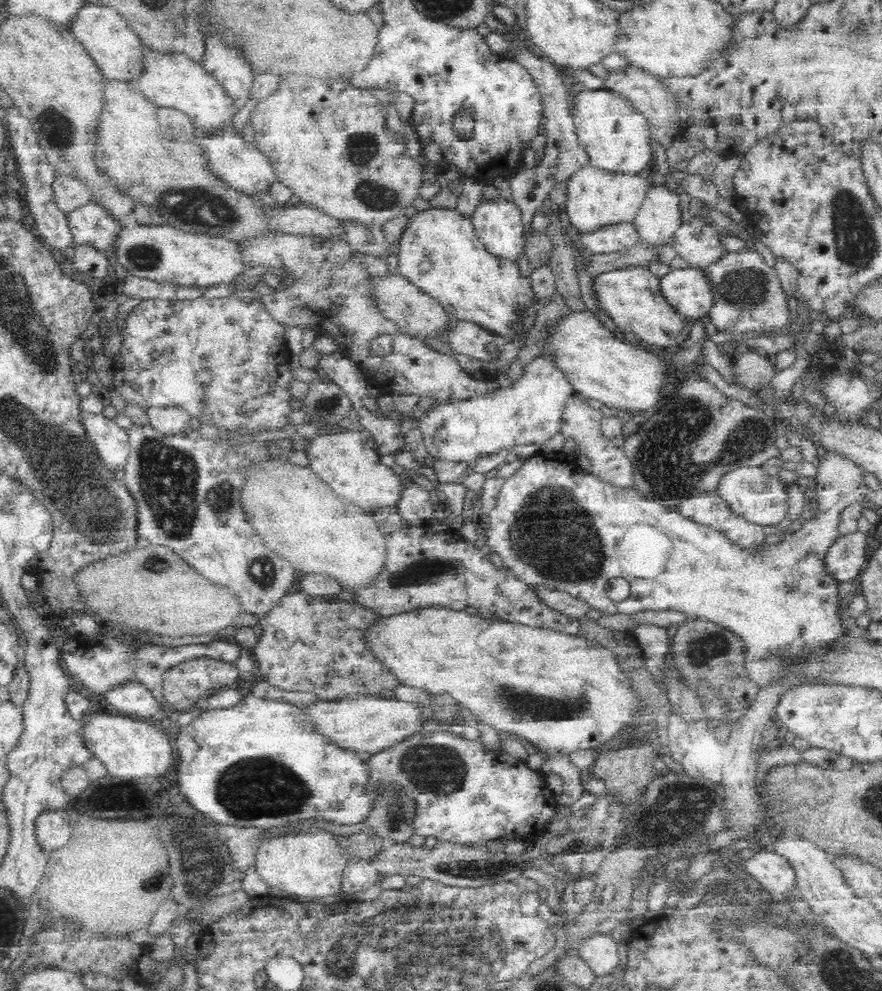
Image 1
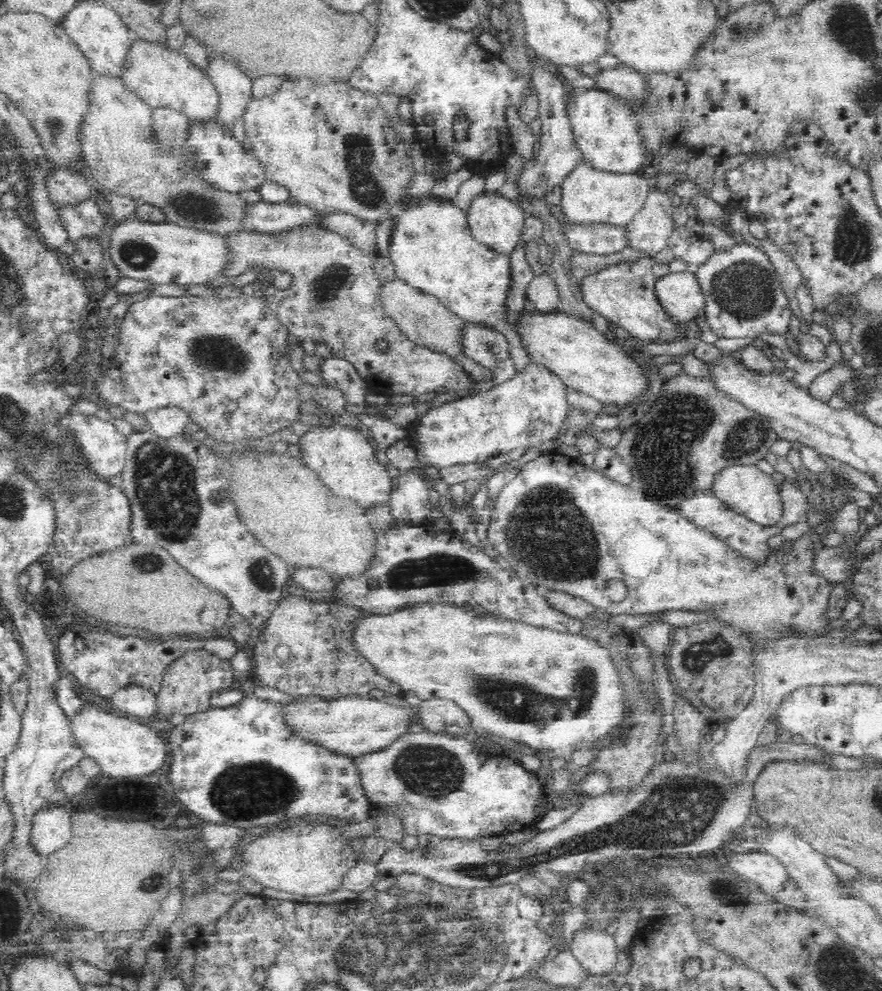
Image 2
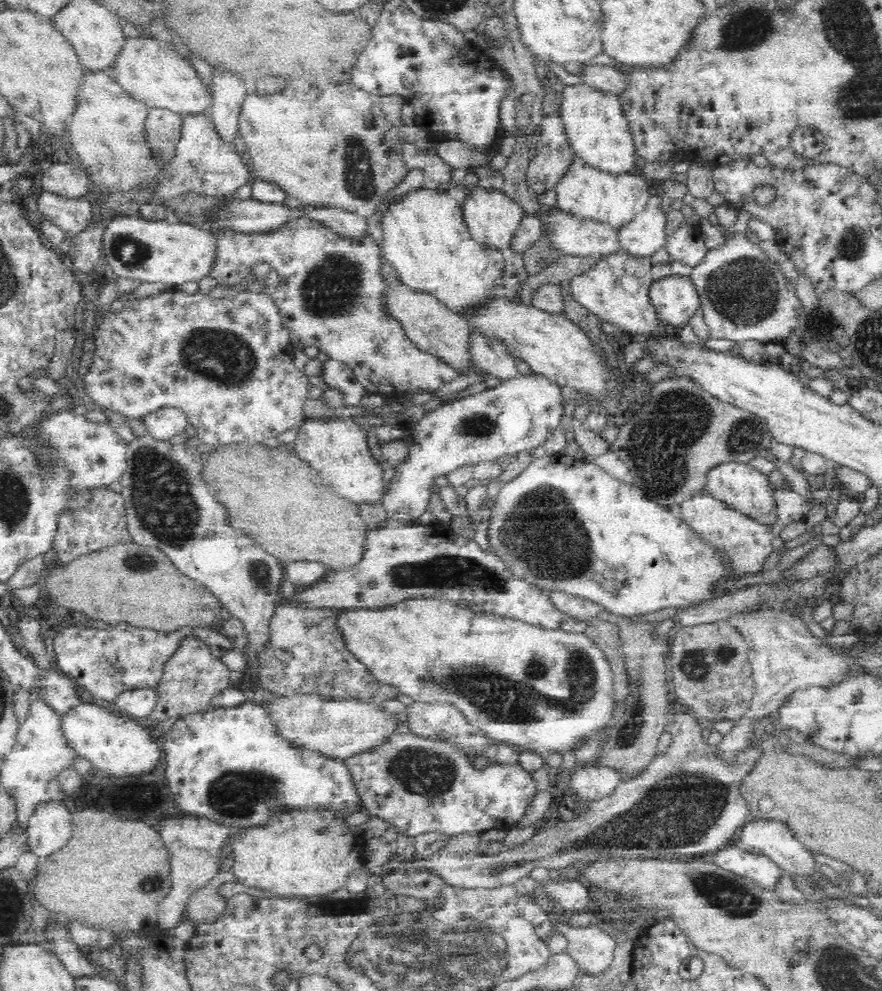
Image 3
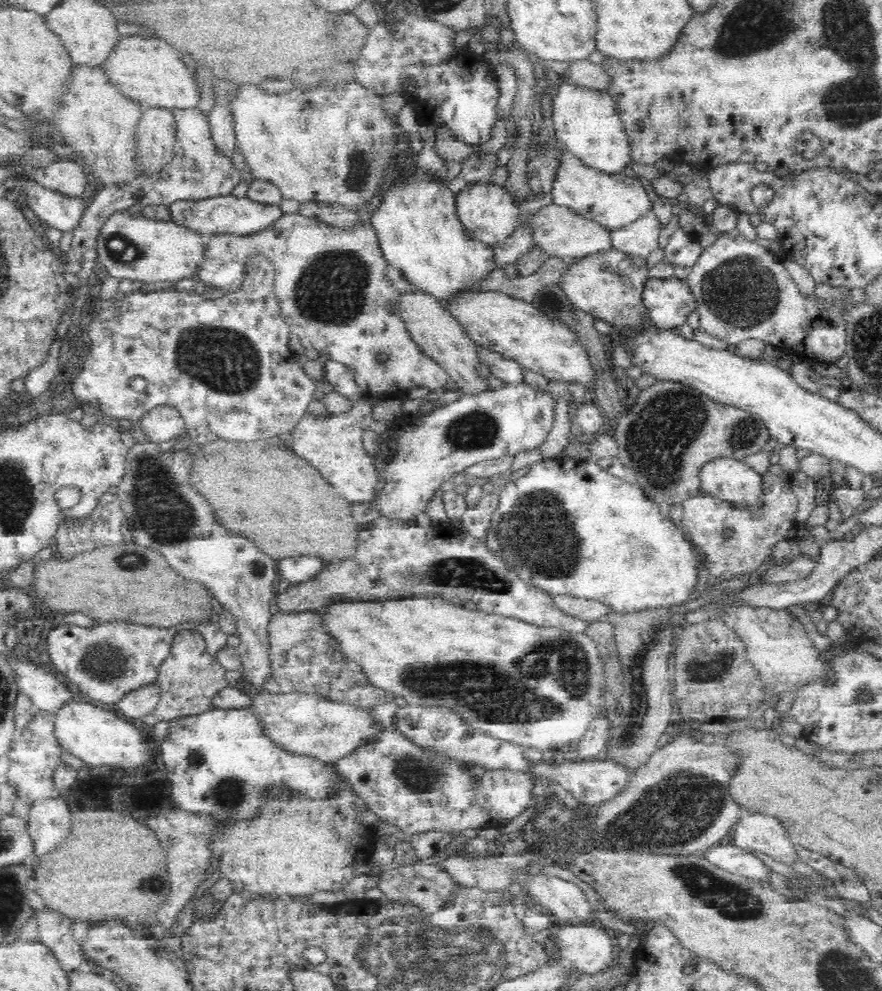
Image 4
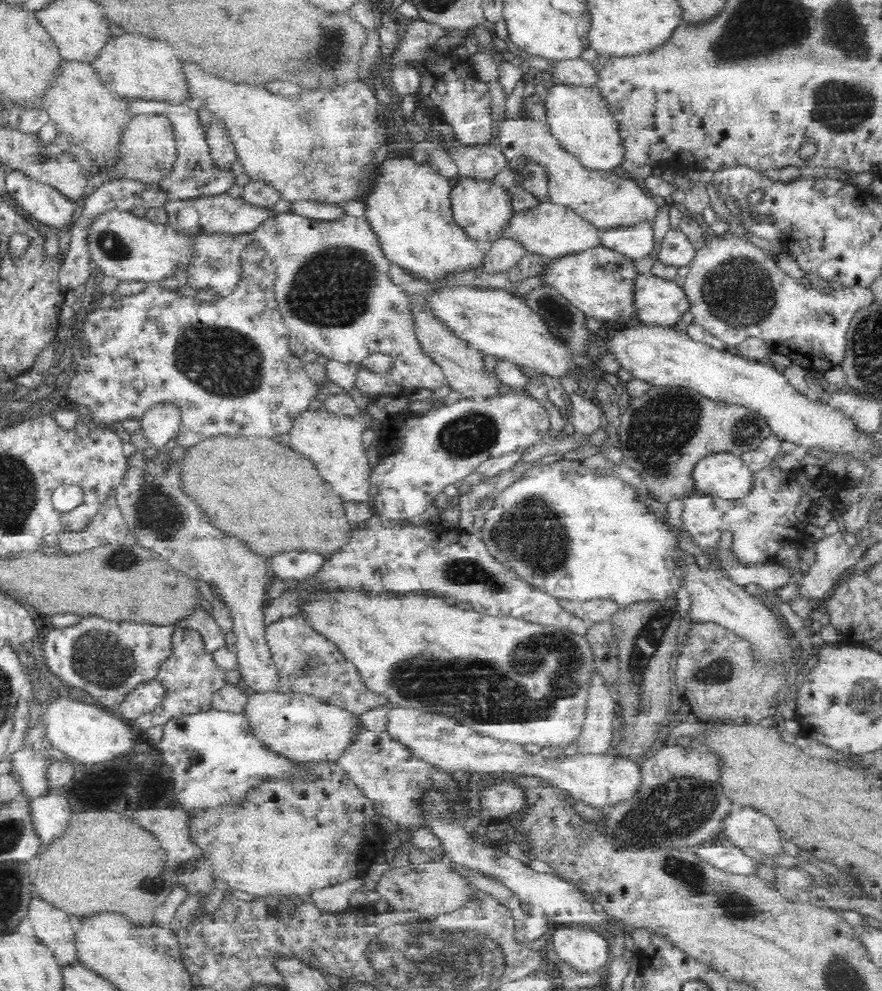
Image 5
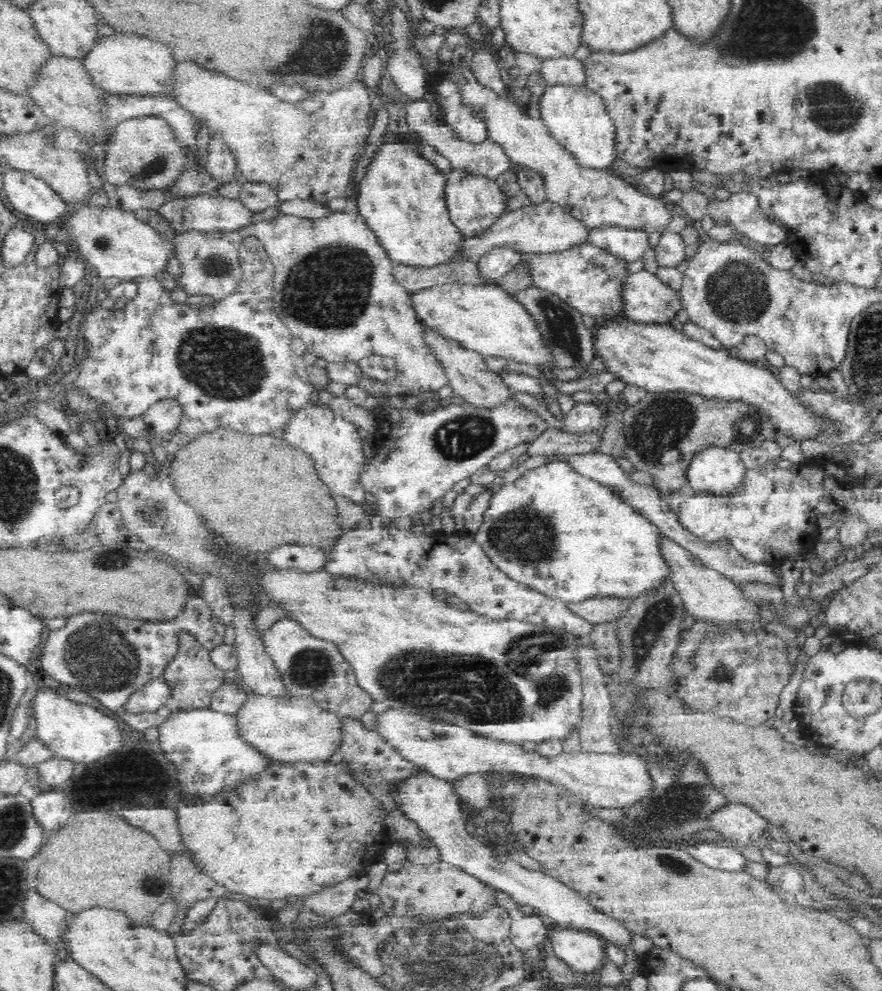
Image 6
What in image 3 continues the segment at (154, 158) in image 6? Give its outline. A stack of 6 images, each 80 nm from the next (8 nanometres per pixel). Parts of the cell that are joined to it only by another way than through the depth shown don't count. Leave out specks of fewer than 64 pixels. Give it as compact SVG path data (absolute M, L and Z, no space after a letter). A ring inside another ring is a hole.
M149 109L146 130L148 145L160 159L170 161L183 135L183 115L168 109Z

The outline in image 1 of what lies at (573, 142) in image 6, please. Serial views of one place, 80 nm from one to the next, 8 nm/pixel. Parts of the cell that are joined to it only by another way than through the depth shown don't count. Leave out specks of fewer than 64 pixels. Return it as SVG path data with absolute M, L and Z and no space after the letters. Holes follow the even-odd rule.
M604 89L580 90L569 110L578 135L578 142L586 149L595 167L624 174L639 174L655 159L655 142L648 119L621 94Z

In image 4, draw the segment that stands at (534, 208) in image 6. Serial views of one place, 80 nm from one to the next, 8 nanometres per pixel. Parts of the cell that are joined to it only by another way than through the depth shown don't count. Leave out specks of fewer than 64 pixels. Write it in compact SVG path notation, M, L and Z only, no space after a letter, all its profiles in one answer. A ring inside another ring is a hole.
M555 202L536 210L528 217L521 217L520 224L522 223L530 223L534 227L534 246L544 249L552 257L580 259L614 249L611 229L606 225L576 214L565 206L558 206Z

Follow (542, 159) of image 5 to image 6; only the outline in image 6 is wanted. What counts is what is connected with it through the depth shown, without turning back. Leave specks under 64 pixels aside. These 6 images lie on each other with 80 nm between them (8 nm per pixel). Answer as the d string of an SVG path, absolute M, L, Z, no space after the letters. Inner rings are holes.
M440 62L439 72L450 71L452 77L462 85L462 99L464 103L476 105L482 109L482 117L486 119L488 138L502 145L514 168L518 166L532 168L544 178L548 201L556 203L570 211L574 217L580 219L590 228L600 226L617 226L625 229L642 229L653 232L664 232L672 218L672 209L663 197L652 196L637 187L631 180L612 176L604 169L592 169L580 166L578 159L566 150L548 131L542 118L532 119L514 101L509 98L498 98L489 88L482 86L468 67L456 66L453 63Z

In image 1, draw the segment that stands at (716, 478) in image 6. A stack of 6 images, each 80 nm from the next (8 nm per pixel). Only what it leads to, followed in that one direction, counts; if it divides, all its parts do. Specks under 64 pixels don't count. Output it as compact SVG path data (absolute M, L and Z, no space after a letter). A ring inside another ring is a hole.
M761 466L740 467L728 474L724 474L720 480L717 493L728 506L741 518L756 525L778 525L786 521L790 508L790 493L788 486L778 480L777 475L770 475Z

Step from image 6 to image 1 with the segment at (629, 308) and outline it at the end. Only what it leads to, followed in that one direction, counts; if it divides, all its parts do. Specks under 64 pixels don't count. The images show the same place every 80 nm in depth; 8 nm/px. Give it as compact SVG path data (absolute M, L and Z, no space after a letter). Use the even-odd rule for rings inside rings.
M703 267L672 270L660 278L660 288L676 310L695 321L708 316L715 300L715 288Z

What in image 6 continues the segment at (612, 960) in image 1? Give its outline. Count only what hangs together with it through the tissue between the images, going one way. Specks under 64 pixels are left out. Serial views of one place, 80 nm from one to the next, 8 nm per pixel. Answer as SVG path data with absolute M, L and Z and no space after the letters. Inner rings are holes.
M555 927L550 941L555 955L579 973L600 969L607 958L606 942L589 931Z

